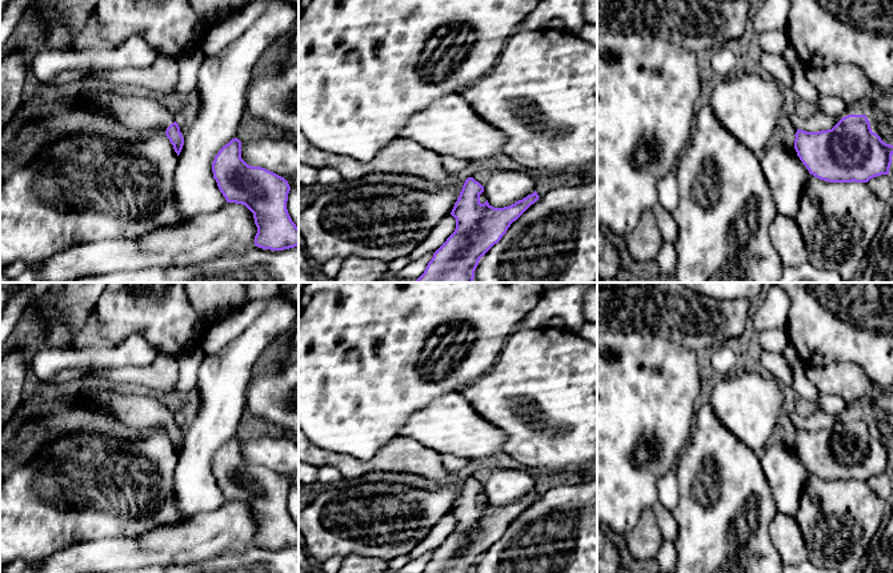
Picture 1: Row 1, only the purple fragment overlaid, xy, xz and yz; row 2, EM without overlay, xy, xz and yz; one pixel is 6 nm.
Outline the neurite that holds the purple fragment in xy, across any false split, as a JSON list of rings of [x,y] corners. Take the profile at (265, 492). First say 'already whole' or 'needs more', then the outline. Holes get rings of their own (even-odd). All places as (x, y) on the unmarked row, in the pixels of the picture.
already whole; [[[236,436],[225,442],[215,454],[212,470],[227,501],[243,502],[253,512],[257,525],[255,534],[256,545],[271,549],[299,545],[299,526],[292,520],[287,508],[291,485],[284,476],[265,466],[248,464],[241,457],[241,440]]]

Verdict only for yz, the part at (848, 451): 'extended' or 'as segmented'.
as segmented

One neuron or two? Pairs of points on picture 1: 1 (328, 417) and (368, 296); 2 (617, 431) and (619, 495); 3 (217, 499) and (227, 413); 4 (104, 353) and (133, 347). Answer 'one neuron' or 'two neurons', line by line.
1: one neuron
2: one neuron
3: one neuron
4: one neuron

